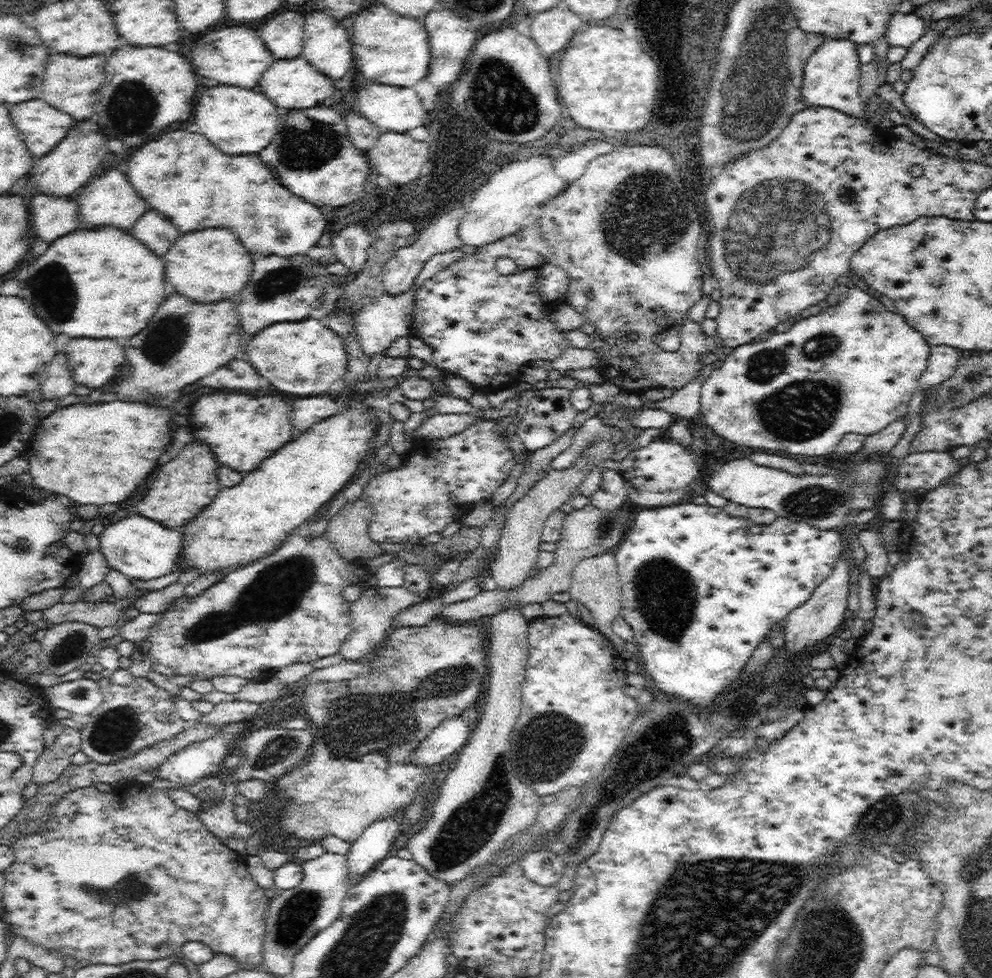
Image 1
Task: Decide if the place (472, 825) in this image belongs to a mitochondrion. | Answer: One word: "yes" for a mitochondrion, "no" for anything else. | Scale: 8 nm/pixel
yes

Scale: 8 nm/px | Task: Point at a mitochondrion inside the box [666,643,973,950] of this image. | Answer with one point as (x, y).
(883, 815)

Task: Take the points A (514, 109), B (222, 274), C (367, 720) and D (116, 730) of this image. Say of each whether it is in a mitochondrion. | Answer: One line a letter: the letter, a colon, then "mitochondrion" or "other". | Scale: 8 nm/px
A: mitochondrion
B: other
C: mitochondrion
D: mitochondrion

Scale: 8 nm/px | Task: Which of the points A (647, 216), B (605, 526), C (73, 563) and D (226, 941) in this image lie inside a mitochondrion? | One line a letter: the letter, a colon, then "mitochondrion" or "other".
A: mitochondrion
B: mitochondrion
C: other
D: other

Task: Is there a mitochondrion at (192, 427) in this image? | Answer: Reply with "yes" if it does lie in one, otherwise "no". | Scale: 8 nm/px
no

